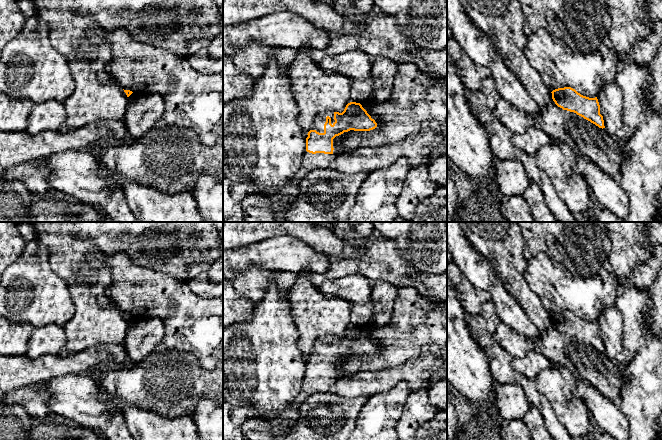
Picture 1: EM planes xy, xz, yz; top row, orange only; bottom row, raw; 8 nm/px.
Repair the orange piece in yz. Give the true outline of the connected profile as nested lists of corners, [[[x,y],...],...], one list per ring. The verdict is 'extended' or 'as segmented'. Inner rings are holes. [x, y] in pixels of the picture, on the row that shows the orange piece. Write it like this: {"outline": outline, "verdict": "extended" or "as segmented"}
{"outline": [[[571,87],[558,88],[551,93],[552,99],[558,107],[576,113],[599,128],[605,128],[597,97],[583,96]]], "verdict": "as segmented"}

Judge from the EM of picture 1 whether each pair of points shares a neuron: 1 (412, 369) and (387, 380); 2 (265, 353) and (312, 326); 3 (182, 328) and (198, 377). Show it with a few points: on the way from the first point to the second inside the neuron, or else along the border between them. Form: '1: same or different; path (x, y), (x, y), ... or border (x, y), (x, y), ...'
1: same; path (406, 372), (393, 375)
2: different; border (290, 312), (298, 331), (298, 349), (304, 357)
3: different; border (167, 347), (192, 353), (207, 368)

